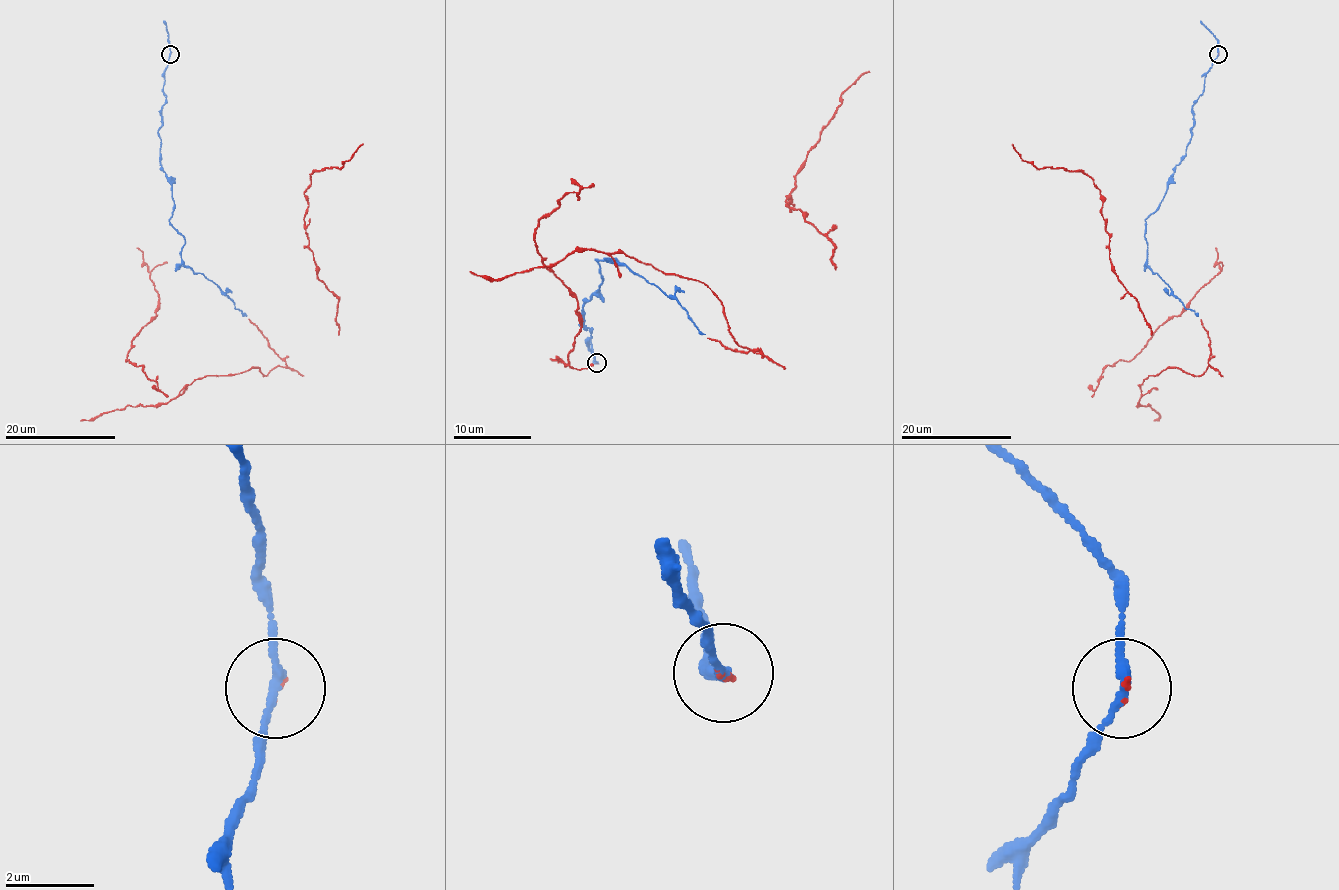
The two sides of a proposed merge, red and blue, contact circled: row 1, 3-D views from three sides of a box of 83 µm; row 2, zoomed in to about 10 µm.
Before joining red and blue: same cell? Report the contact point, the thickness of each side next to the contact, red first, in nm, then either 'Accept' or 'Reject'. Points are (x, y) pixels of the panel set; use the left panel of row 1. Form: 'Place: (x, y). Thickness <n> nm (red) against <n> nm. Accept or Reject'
Place: (170, 54). Thickness 60 nm (red) against 180 nm. Accept

